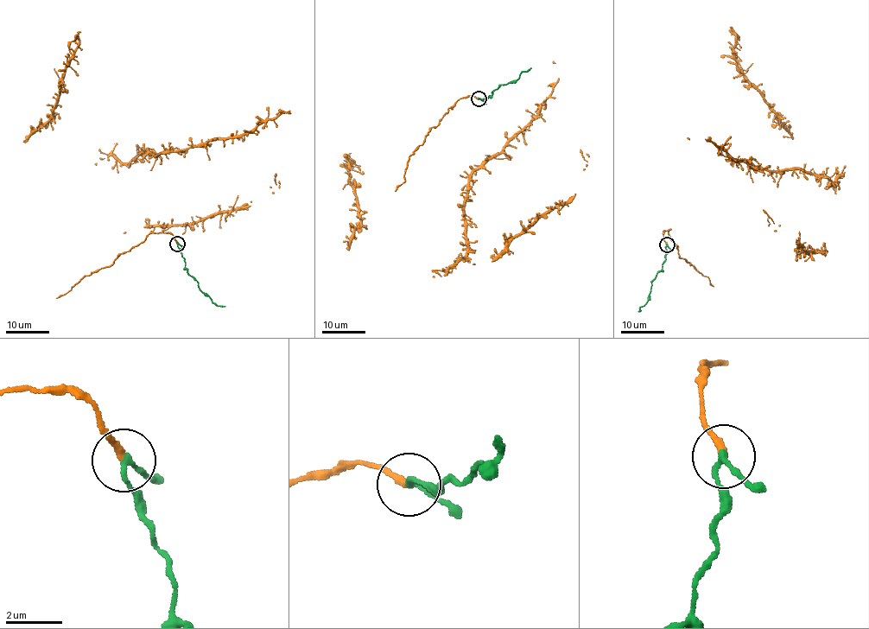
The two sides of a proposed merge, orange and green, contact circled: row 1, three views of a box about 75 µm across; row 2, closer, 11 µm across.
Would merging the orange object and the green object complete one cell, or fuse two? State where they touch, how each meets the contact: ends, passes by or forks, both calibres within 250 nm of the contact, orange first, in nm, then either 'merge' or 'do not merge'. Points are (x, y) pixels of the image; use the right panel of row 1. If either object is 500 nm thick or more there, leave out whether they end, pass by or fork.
(667, 244) | orange ends | green passes by | 240/200 nm | merge

